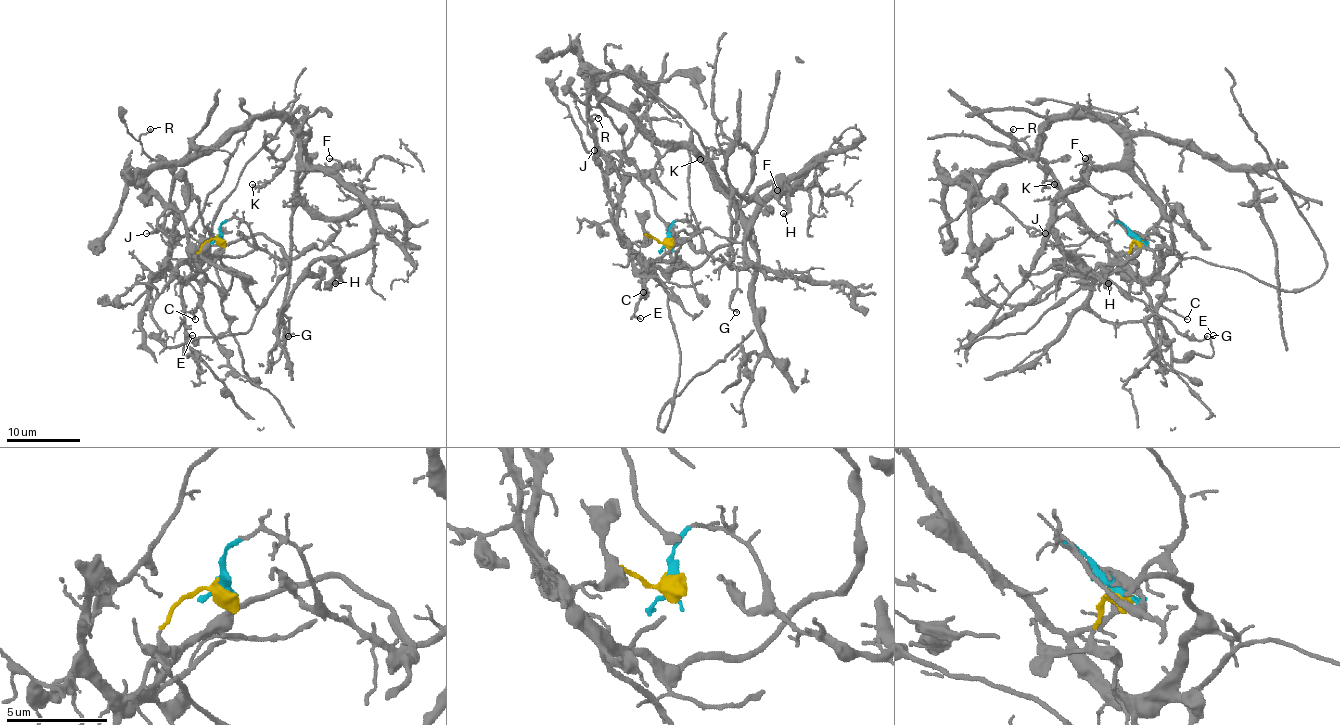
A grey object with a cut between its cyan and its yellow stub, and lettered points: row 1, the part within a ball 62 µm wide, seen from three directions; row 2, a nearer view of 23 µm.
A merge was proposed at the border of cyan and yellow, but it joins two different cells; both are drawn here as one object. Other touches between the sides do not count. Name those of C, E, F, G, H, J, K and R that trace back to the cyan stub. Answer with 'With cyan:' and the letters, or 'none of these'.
With cyan: F, G, H, K

